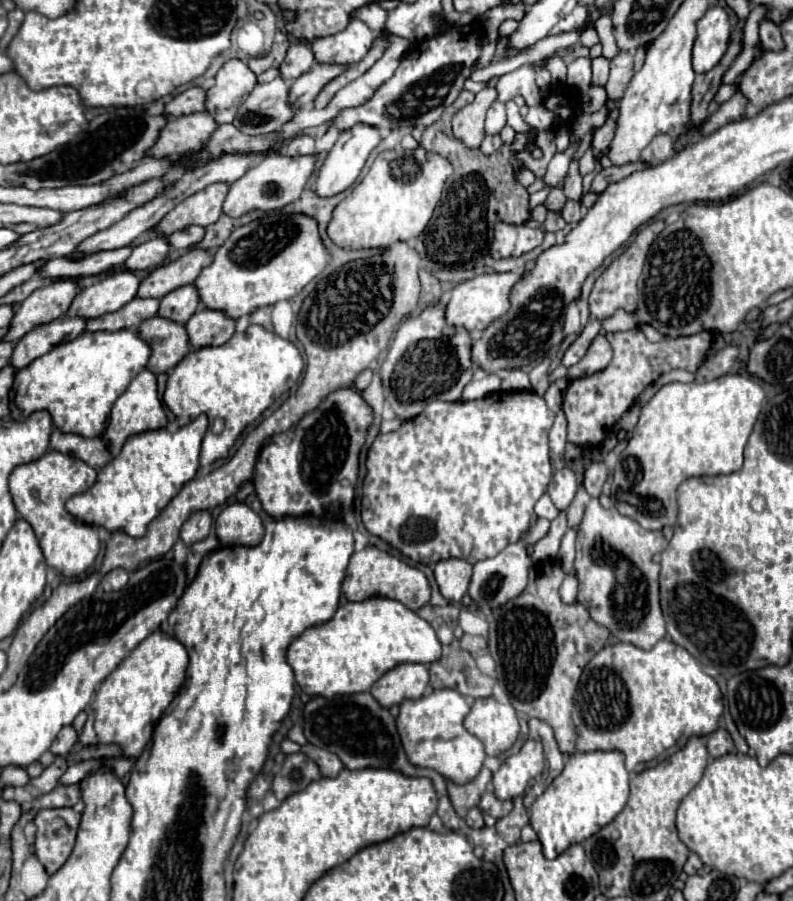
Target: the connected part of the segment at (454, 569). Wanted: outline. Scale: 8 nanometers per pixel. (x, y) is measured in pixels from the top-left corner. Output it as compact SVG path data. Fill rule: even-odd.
M445 559L435 565L435 581L439 585L439 591L449 601L461 601L461 597L467 593L469 579L471 579L473 565L463 559Z

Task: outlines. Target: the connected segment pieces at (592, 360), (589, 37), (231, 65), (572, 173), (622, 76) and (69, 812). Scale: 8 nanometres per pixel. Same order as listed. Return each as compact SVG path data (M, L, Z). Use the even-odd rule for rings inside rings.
M597 335L595 341L591 343L587 355L573 367L569 367L569 379L579 379L585 375L593 375L597 371L603 371L609 361L613 359L613 349L605 335Z
M587 25L587 27L581 31L579 41L581 41L585 47L593 47L595 43L599 43L599 37L597 37L597 33L595 33L595 27Z
M229 59L217 73L215 85L205 93L205 111L217 123L231 123L249 91L257 85L257 77L241 59Z
M573 161L565 179L563 179L563 191L567 195L567 199L581 199L581 173L579 173L579 163Z
M619 51L611 61L611 73L609 73L609 81L605 85L607 95L611 99L621 99L625 87L629 85L631 77L633 77L633 53L629 51Z
M69 807L37 813L35 855L45 865L49 875L53 875L73 851L79 821L81 821L81 813Z

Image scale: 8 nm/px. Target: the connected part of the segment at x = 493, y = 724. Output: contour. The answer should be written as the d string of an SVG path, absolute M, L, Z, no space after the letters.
M493 697L473 703L465 717L465 727L485 745L485 753L491 757L511 749L519 737L519 721L513 705L501 705Z

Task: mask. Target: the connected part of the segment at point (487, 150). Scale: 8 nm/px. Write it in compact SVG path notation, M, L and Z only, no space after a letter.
M487 135L487 137L483 139L483 143L481 143L479 149L481 149L485 155L491 155L491 153L497 151L501 145L503 145L503 143L501 143L501 137L499 137L499 135L493 135L493 137Z

